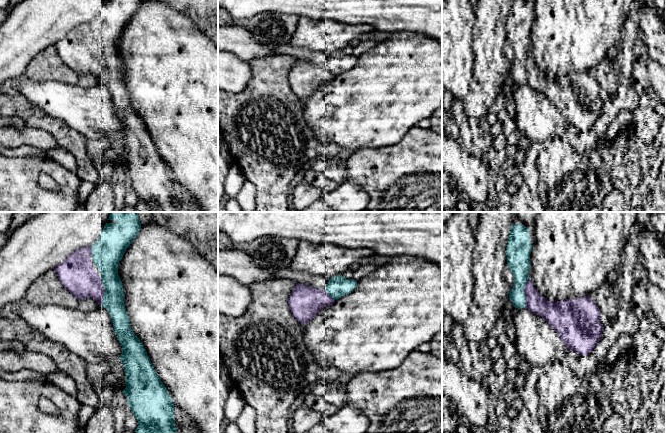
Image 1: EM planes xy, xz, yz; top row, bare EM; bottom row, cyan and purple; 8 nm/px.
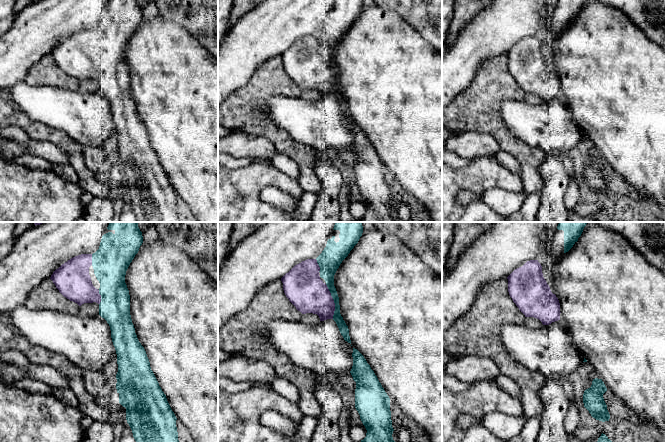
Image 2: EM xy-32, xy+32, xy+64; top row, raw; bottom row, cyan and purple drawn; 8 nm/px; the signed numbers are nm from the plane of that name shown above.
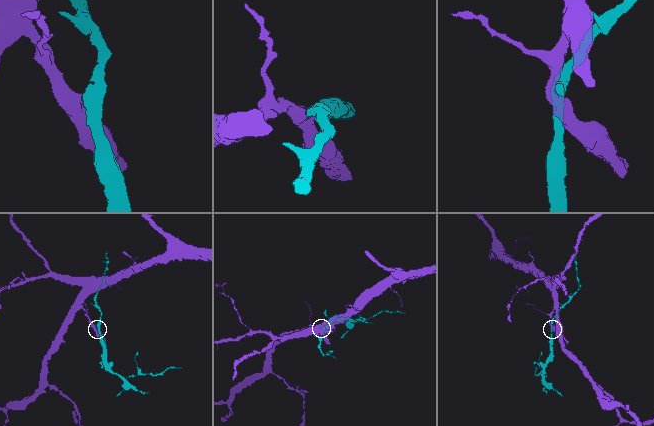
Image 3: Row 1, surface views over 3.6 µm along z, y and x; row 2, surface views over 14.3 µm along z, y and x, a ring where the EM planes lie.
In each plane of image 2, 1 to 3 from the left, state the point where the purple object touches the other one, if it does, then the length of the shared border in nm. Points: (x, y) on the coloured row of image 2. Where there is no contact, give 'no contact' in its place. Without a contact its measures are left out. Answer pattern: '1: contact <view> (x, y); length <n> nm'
1: contact xy-32 (101, 297); length 120 nm
2: contact xy+32 (334, 301); length 280 nm
3: no contact

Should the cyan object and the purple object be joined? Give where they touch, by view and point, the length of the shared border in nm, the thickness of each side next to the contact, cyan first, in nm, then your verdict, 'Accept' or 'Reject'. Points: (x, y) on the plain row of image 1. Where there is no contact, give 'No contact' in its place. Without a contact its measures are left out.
Touches cyan at xy (105, 67). Shared border 240 nm. Thickness 190 nm (cyan) against 280 nm. Accept

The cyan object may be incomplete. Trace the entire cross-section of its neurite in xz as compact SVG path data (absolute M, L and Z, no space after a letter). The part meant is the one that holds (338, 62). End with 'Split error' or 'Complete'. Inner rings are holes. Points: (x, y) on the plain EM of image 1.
M342 51L329 55L324 65L295 59L288 81L292 91L303 101L311 97L323 83L332 81L337 75L353 68L357 63L356 56L346 55Z. Split error

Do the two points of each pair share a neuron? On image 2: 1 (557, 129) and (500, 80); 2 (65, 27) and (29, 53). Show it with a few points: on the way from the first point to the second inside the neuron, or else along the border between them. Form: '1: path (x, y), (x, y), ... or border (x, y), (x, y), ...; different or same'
1: border (523, 98), (504, 99), (500, 105); different
2: path (56, 27), (38, 44); same

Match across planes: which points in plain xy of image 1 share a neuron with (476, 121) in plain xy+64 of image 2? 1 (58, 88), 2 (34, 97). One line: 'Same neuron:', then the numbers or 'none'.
Same neuron: none

